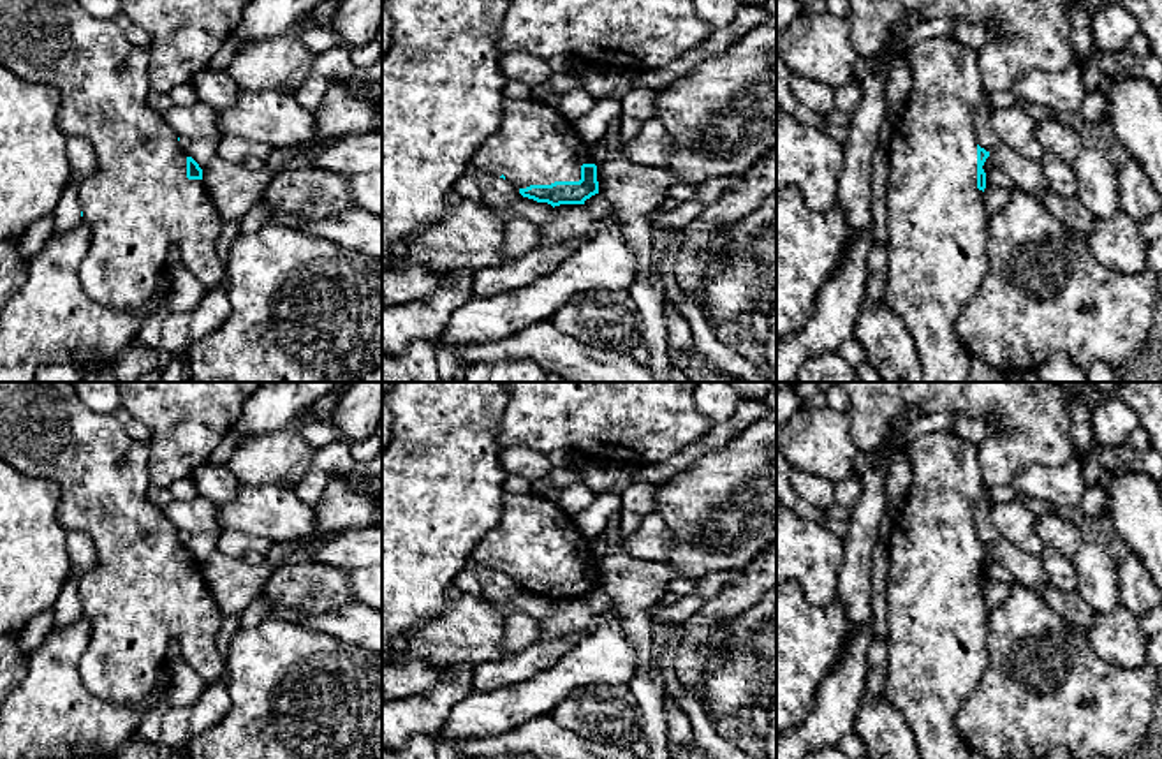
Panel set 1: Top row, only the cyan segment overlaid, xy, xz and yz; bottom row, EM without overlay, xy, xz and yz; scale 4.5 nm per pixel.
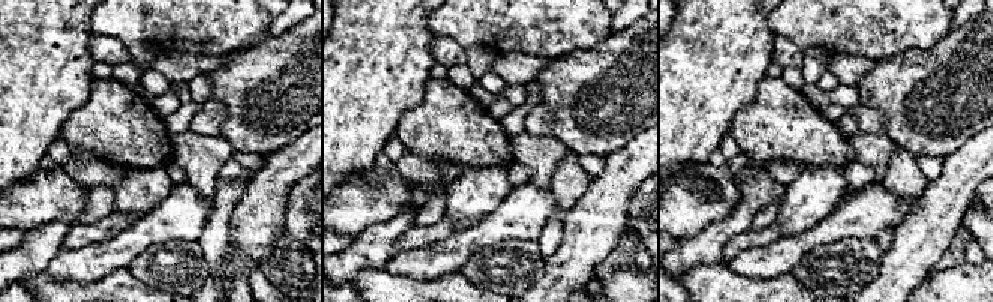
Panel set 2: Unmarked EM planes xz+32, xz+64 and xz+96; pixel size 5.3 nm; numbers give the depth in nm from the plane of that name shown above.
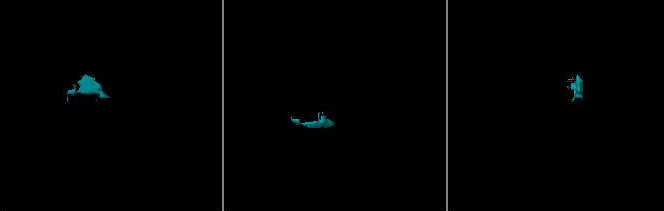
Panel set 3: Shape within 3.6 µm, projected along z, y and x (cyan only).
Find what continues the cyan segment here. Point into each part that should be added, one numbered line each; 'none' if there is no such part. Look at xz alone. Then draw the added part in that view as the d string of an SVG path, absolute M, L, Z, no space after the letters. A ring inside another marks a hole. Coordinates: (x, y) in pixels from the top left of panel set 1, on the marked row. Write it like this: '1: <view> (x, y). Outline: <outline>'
1: xz (534, 145). Outline: M504 99L500 125L477 148L470 166L488 174L504 174L519 190L530 185L579 181L583 164L593 164L593 160L588 144L581 141L572 122L563 118L555 107L533 99Z

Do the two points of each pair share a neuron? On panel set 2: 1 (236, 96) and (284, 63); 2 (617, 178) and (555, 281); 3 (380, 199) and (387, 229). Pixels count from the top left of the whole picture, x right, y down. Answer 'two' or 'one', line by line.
1: one
2: one
3: two

